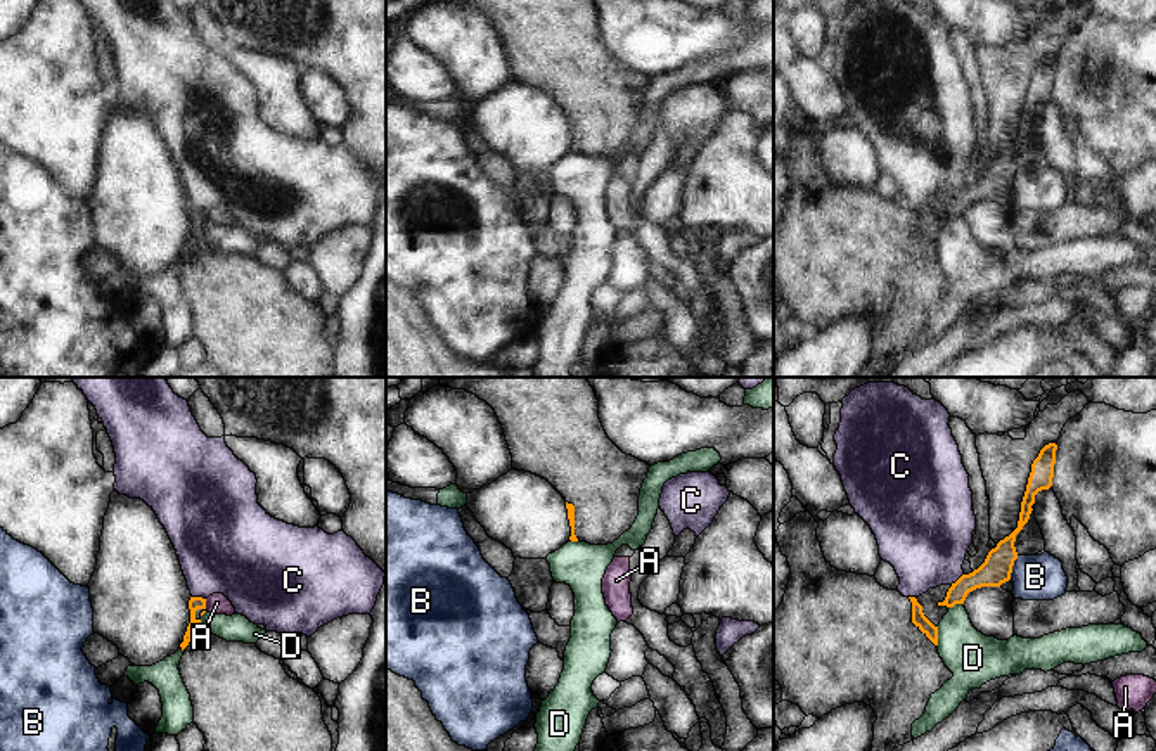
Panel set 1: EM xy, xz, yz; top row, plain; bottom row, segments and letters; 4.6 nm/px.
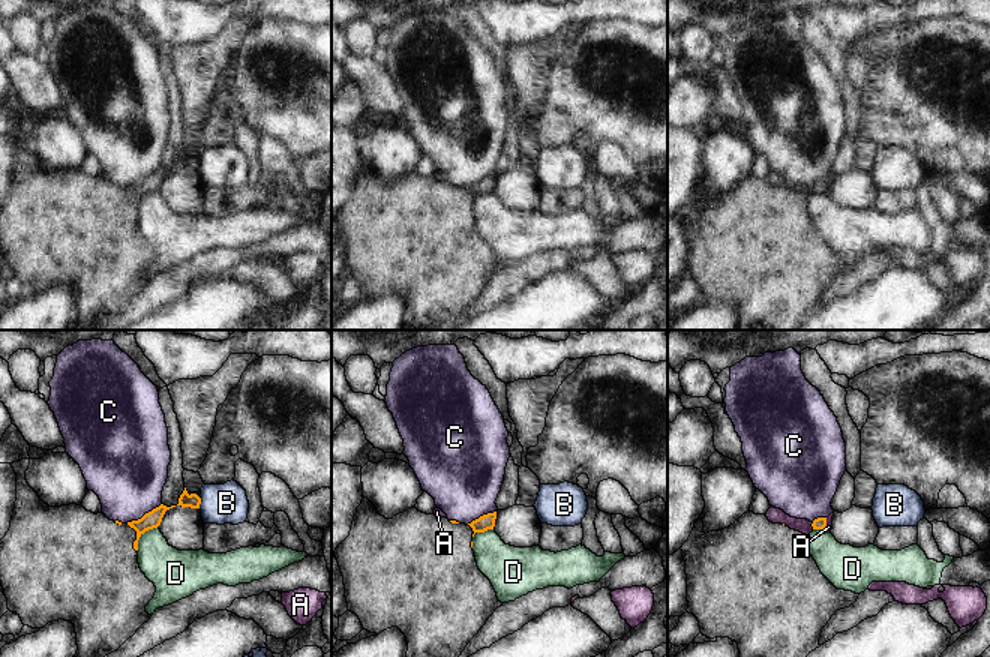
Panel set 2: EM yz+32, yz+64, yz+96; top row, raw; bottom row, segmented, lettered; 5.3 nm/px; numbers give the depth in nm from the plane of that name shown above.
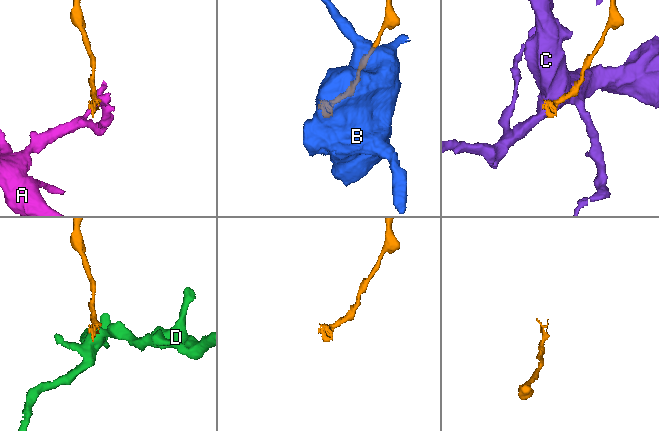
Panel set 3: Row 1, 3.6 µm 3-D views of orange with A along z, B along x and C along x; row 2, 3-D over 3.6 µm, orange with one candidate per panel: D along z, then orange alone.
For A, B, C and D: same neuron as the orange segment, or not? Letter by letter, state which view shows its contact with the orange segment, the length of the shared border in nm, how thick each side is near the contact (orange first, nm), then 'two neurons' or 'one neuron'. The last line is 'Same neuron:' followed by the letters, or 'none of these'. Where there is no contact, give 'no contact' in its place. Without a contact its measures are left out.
A: xy | 50 nm | 60/90 nm | two neurons
B: yz | 120 nm | 140/200 nm | two neurons
C: xy | 70 nm | 60/420 nm | two neurons
D: xy | 220 nm | 60/130 nm | two neurons
Same neuron: none of these

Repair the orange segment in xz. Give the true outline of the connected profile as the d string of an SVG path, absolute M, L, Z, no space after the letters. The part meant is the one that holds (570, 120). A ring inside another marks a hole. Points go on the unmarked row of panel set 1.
M452 0L486 14L502 36L512 81L547 92L566 112L571 154L607 157L632 140L649 76L623 66L606 47L594 0Z

